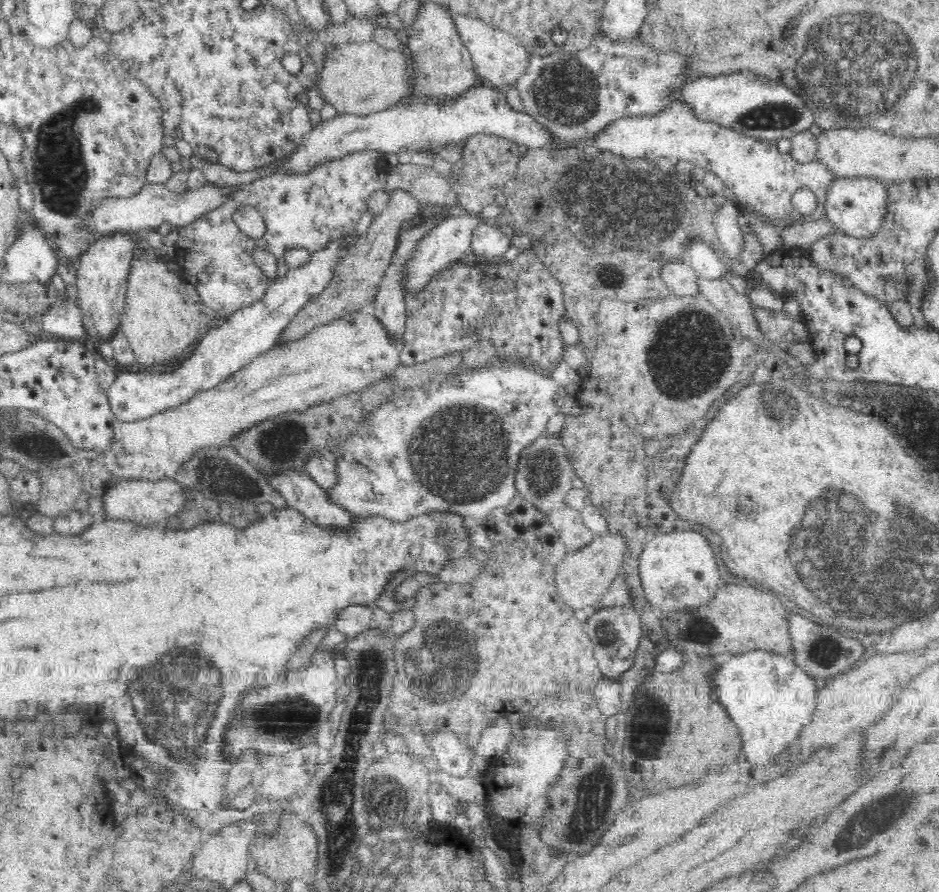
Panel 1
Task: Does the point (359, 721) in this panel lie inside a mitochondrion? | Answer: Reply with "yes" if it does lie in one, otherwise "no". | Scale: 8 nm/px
yes

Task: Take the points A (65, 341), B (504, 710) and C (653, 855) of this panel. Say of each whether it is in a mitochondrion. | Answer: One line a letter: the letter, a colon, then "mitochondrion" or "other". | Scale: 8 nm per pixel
A: other
B: other
C: other

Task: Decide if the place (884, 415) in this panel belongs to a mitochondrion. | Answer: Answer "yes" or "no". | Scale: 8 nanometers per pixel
no

